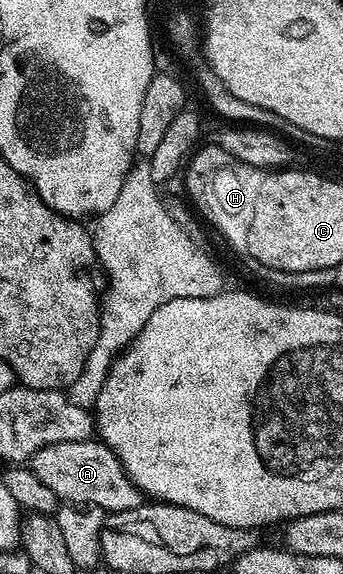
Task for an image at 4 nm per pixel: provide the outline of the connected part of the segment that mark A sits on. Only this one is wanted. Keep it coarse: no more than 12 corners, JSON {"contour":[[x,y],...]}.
{"contour":[[100,439],[51,443],[31,468],[61,503],[109,515],[141,489]]}

